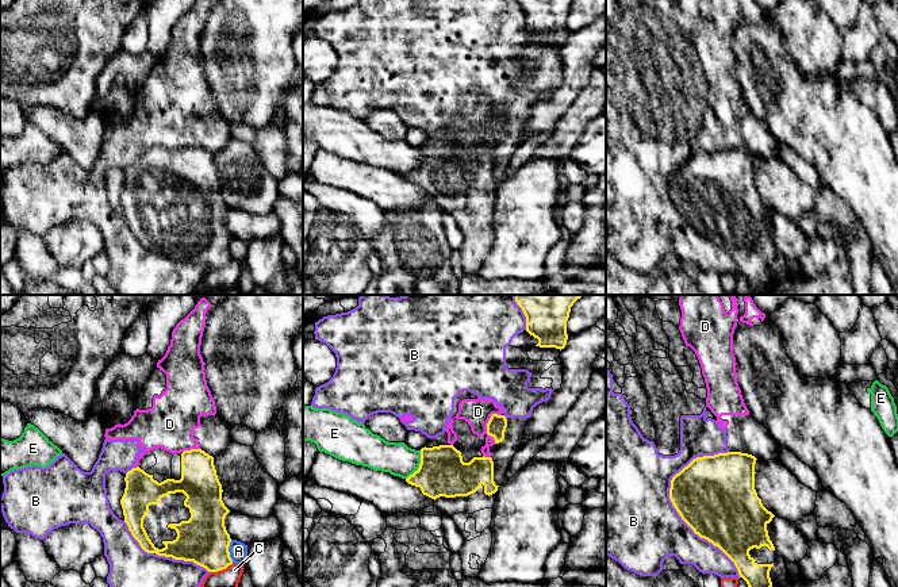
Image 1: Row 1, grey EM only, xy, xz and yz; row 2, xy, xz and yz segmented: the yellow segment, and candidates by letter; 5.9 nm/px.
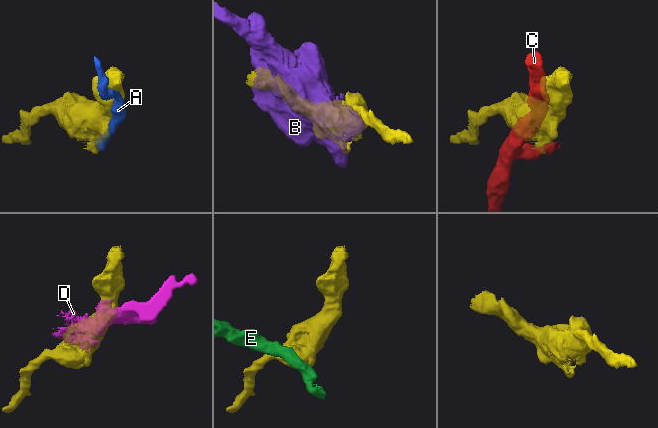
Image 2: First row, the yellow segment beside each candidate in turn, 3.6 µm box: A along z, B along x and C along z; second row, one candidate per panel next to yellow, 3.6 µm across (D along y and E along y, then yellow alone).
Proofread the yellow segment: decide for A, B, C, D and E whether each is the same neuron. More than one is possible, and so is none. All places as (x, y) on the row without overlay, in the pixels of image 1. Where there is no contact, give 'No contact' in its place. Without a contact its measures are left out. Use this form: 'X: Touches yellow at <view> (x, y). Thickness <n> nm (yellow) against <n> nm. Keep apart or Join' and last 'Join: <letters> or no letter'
A: Touches yellow at xy (227, 248). Thickness 300 nm (yellow) against 110 nm. Keep apart
B: Touches yellow at yz (682, 215). Thickness 480 nm (yellow) against 460 nm. Keep apart
C: Touches yellow at xy (221, 267). Thickness 300 nm (yellow) against 140 nm. Keep apart
D: Touches yellow at xz (487, 125). Thickness 120 nm (yellow) against 160 nm. Keep apart
E: Touches yellow at xz (419, 162). Thickness 280 nm (yellow) against 190 nm. Keep apart
Join: no letter

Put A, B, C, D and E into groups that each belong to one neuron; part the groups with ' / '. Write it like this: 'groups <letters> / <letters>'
groups A / B D / C / E

